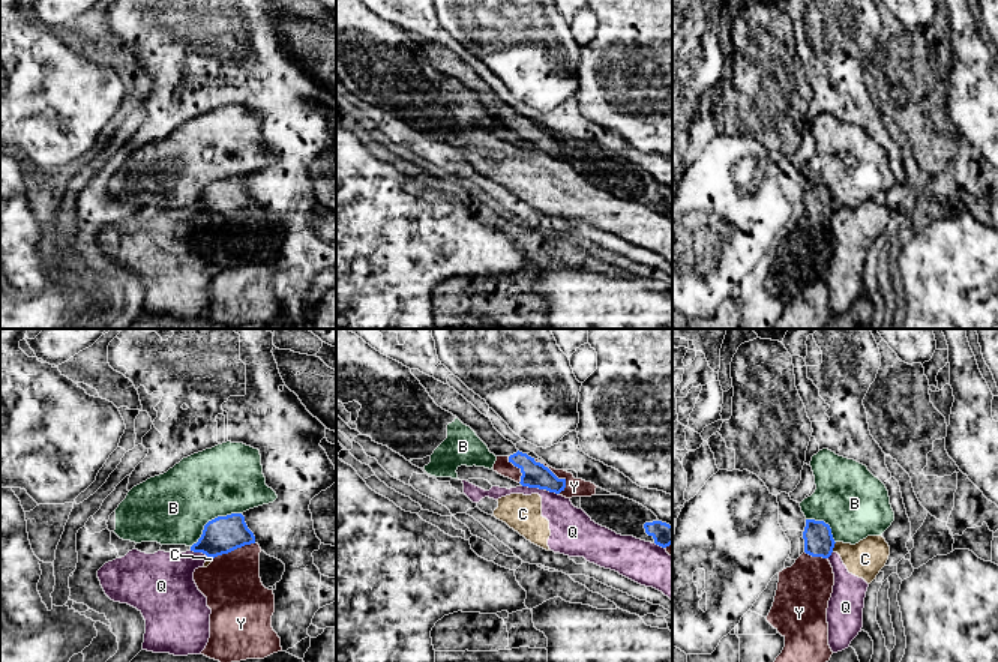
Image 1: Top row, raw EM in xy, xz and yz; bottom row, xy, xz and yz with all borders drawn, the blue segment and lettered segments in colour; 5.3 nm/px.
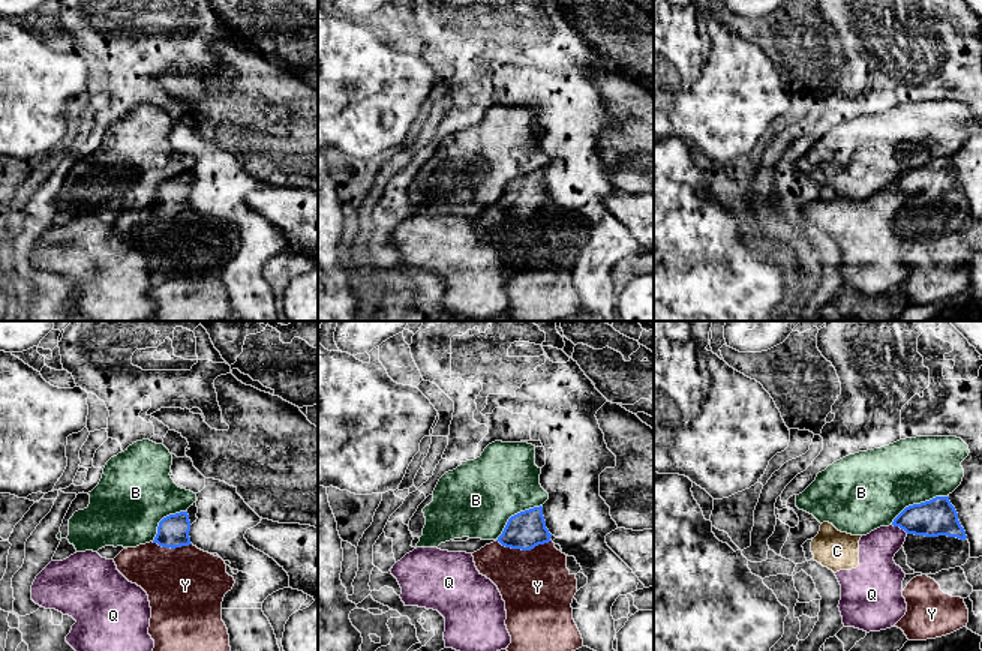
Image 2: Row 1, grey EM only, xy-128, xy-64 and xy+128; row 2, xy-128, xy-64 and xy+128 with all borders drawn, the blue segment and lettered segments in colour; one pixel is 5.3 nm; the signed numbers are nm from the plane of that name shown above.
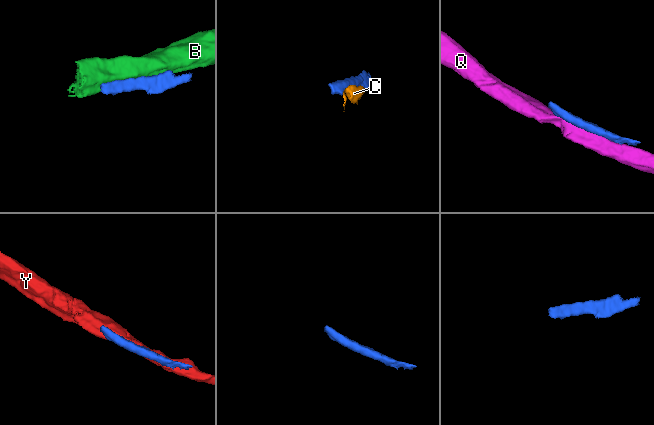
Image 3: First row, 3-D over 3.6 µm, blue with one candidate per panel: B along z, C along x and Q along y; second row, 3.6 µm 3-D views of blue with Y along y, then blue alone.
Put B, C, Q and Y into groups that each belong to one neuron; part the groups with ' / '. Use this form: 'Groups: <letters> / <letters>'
Groups: B / C Q / Y

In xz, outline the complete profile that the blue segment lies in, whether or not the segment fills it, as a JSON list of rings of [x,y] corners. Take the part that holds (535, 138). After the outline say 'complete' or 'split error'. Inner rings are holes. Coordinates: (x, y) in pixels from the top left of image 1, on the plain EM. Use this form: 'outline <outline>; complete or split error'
outline [[[411,33],[411,38],[426,53],[434,66],[456,80],[464,89],[470,90],[488,110],[491,117],[495,120],[507,120],[509,126],[521,134],[522,140],[519,147],[522,150],[546,153],[555,158],[564,155],[566,143],[558,143],[548,131],[536,126],[534,122],[527,117],[519,116],[512,105],[506,104],[494,92],[489,81],[482,78],[453,51],[420,36],[419,33]]]; split error

